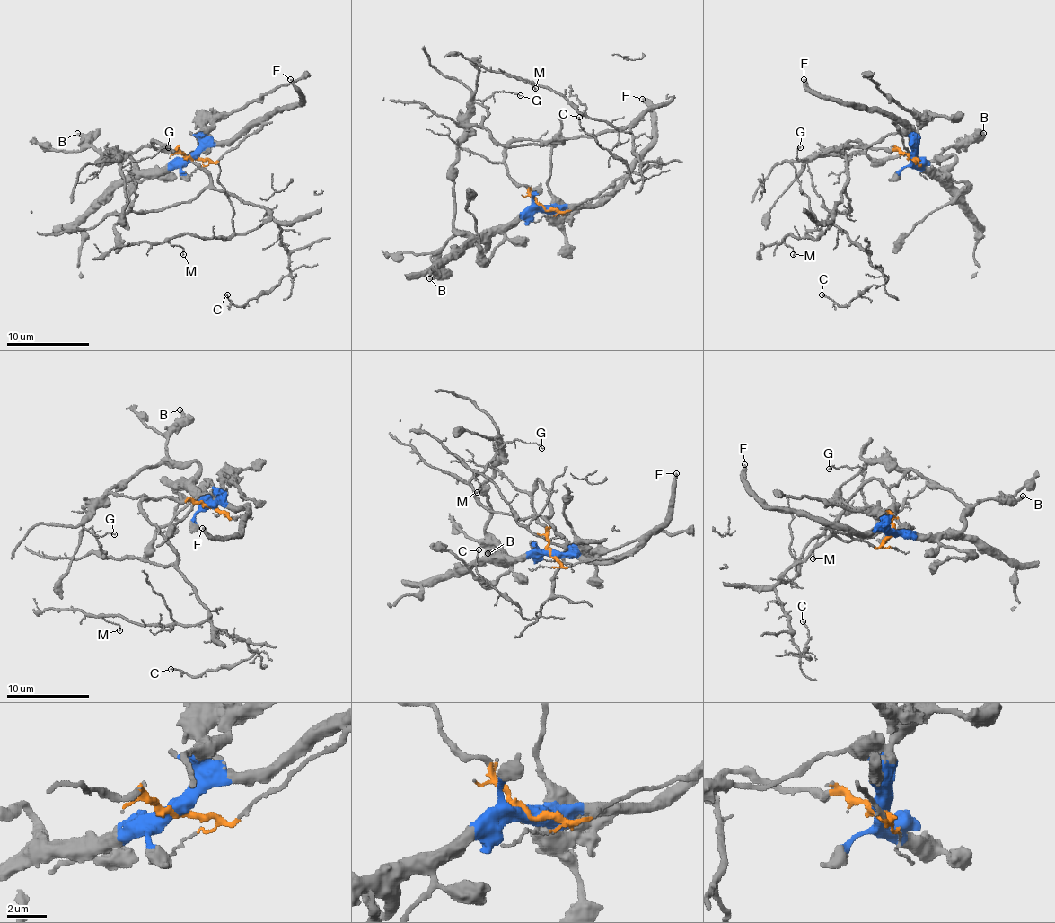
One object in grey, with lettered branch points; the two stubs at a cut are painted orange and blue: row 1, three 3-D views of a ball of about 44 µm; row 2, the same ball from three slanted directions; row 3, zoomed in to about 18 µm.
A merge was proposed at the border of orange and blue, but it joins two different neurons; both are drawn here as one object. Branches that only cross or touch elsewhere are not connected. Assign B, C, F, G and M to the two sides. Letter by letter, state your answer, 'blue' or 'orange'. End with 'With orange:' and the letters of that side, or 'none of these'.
B: blue
C: orange
F: blue
G: orange
M: orange
With orange: C, G, M

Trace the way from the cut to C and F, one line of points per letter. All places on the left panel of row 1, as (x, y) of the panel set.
C: (191, 157), (152, 143), (183, 151), (214, 187), (259, 205), (288, 255), (278, 285), (237, 306), (226, 294)
F: (191, 157), (206, 147), (231, 145), (268, 114), (288, 109), (301, 101), (291, 79)

